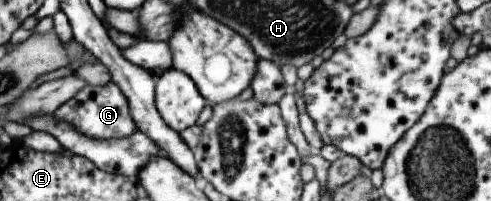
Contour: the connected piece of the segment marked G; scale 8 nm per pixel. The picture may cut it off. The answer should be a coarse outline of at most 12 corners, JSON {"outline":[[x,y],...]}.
{"outline":[[112,81],[87,85],[56,109],[95,140],[137,130],[126,97]]}

